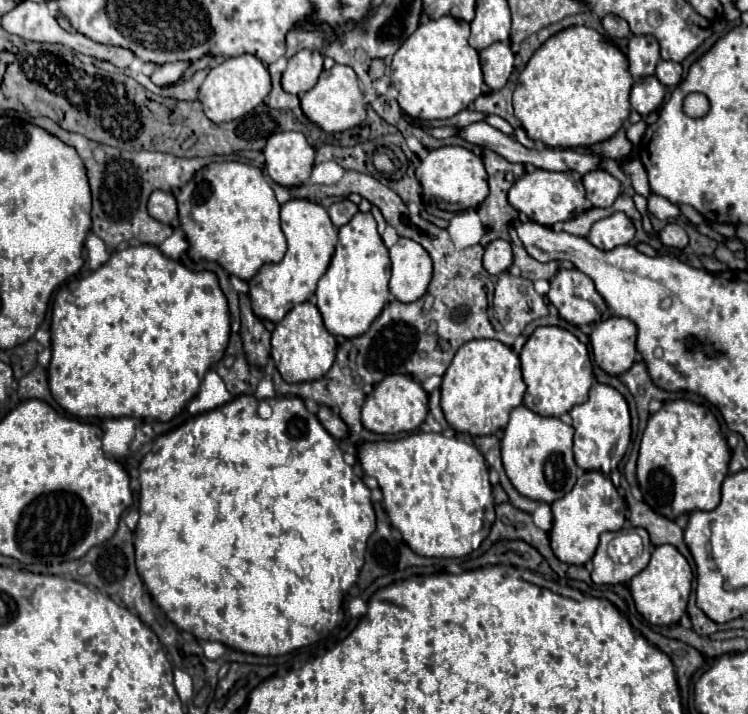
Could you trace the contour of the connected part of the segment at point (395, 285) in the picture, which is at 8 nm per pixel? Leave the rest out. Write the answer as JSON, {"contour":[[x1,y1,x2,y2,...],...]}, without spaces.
{"contour":[[400,238,389,248,392,276,389,290,400,302,414,302,424,296,432,280,432,260,428,252,410,238]]}

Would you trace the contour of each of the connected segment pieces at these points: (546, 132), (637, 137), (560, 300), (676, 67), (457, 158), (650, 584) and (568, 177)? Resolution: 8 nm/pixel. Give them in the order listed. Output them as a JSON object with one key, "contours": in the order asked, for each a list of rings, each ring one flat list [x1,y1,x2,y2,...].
{"contours":[[[574,26,566,28,552,38,548,38,528,60,526,68,518,76,514,90,514,116,522,122,522,128,532,140,540,140,550,148,576,148,592,146,596,142,608,140,616,134,630,116,630,90,632,76,628,72,628,58,610,44,594,28]],[[641,120,640,122,630,125,626,130,627,138,632,142,634,145,640,144,640,140,642,140,642,136,646,131,647,124]],[[558,270,550,280,550,292,546,296,550,304,558,308,560,318,576,326,600,322,606,312,604,298,596,292,592,280,580,270]],[[660,60,658,68,656,68,656,78,664,86,676,86,682,78,682,66,678,62,672,62,672,60]],[[442,146,430,150,422,164,418,166,416,178,420,180,424,194,440,210,464,212,468,208,476,208,488,196,488,182,482,160,462,146]],[[670,544,656,546,648,566,638,576,634,576,632,582,630,582,630,592,632,592,632,598,634,598,636,610,650,624,656,624,656,626,670,626,670,624,680,622,680,618,686,612,690,588,692,588,692,570,690,570,690,564]],[[534,170,524,174,508,192,508,200,512,208,526,214,532,222,542,226,554,226,556,222,566,222,580,210,584,210,584,188,576,184,574,174,568,172,548,172,548,170]]]}

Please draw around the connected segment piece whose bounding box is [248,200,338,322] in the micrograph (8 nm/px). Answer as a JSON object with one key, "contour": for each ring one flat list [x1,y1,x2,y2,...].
{"contour":[[288,200,282,204,282,232,288,240,288,252,278,264,266,264,260,272,248,282,248,296,252,300,252,310,258,318,280,322,296,304,306,302,320,280,320,276,328,270,332,260,338,228,332,224,326,210,310,200]]}

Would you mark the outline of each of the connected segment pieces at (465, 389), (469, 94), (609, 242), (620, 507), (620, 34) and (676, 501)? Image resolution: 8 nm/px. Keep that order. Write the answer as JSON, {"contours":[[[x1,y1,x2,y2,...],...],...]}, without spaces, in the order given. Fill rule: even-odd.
{"contours":[[[470,340,456,352,440,390,444,418,456,432,488,436,508,424,510,412,522,404,526,384,520,372,520,358,510,346,498,340]],[[442,16,420,24,398,48,390,64,392,86,398,90,400,108,420,120,446,120,466,110,482,94,479,53,468,44,470,24]],[[616,212,604,220,598,220,588,234,588,240,600,250,614,250,628,244,634,238,634,224,622,212]],[[584,472,572,492,552,504,554,526,550,530,550,544,554,554,566,564,586,564,592,560,600,534,618,532,626,520,626,504,618,496,614,484,602,472]],[[614,14,604,16,602,18,602,26,604,26,606,34,612,36,612,38,626,38,626,36,630,36,630,28,620,16,614,16]],[[672,400,664,402,664,406,650,416,648,426,644,430,638,454,638,484,644,496,644,502,660,516,678,518,680,514,688,514,694,510,714,510,720,504,720,486,728,474,730,450,726,440,720,434,720,424,716,416,690,400]]]}

